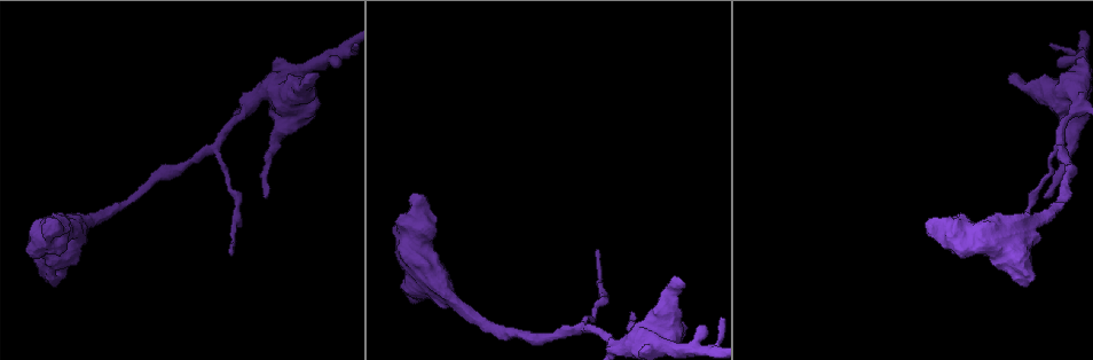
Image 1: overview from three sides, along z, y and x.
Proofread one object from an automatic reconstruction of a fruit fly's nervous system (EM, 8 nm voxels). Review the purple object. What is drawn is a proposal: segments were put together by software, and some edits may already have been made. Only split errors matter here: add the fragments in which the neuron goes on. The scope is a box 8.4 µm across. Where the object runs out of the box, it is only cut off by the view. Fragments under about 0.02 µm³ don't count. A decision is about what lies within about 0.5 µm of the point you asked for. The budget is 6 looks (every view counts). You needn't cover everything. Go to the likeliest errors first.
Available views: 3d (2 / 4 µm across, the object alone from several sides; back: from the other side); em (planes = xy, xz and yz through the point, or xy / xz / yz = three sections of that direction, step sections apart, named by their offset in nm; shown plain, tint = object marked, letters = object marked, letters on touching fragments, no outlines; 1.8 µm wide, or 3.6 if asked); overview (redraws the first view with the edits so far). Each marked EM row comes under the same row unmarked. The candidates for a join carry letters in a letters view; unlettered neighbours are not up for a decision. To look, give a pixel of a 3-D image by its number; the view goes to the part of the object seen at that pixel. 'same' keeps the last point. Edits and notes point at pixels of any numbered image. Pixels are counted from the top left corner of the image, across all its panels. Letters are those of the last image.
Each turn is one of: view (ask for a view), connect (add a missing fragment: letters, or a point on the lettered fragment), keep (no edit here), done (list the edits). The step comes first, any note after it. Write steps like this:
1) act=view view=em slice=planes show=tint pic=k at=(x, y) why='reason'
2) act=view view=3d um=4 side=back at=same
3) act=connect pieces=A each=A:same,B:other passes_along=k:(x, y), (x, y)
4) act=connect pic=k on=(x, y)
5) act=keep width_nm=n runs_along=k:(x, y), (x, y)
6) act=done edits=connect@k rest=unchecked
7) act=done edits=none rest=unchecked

act=view view=3d um=4 pic=1 at=(941, 228) why='calibre changes'

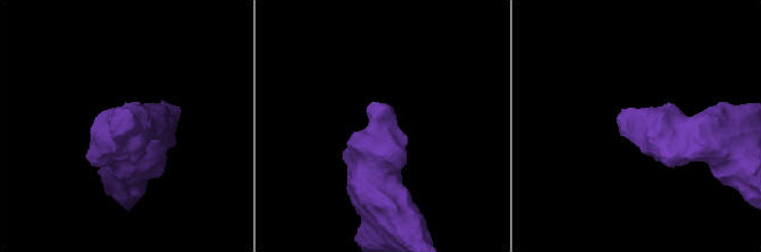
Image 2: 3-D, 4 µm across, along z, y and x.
act=view view=em um=3.6 slice=planes show=letters pic=2 at=(119, 121)

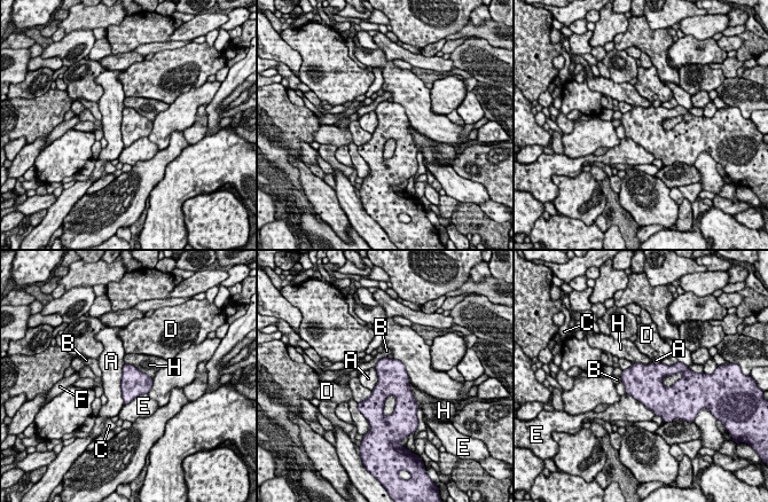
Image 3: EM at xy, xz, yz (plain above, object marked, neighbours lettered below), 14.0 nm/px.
act=keep longest_contact=A:600nm each=A:other,B:other,C:other,D:other,E:other,F:other,H:other found='no lettered fragment goes on from it'

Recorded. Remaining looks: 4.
act=view view=em slice=xz step=4 show=tint pic=1 at=(52, 284) why='thick end'

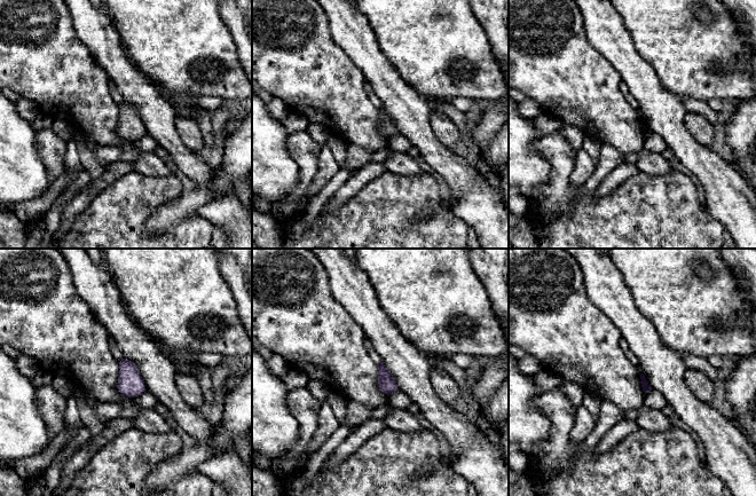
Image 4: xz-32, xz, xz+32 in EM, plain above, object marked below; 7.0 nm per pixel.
act=view view=em slice=planes show=tint at=same

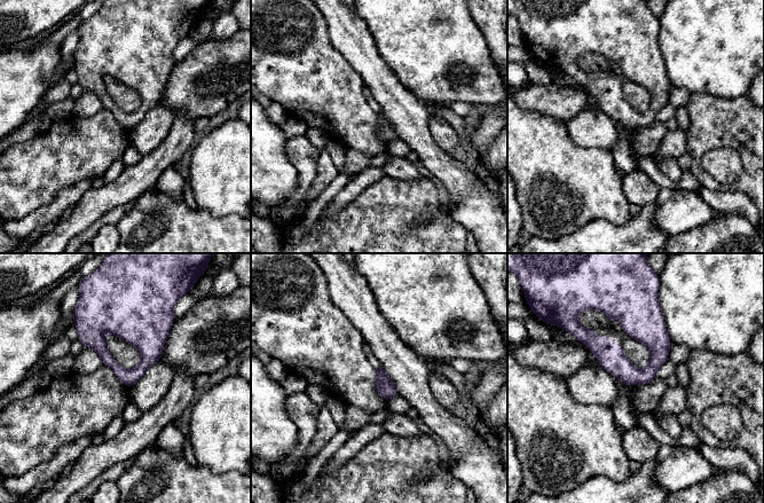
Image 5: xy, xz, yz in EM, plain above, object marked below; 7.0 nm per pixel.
act=view view=em slice=planes show=letters at=same why='see the neighbours'

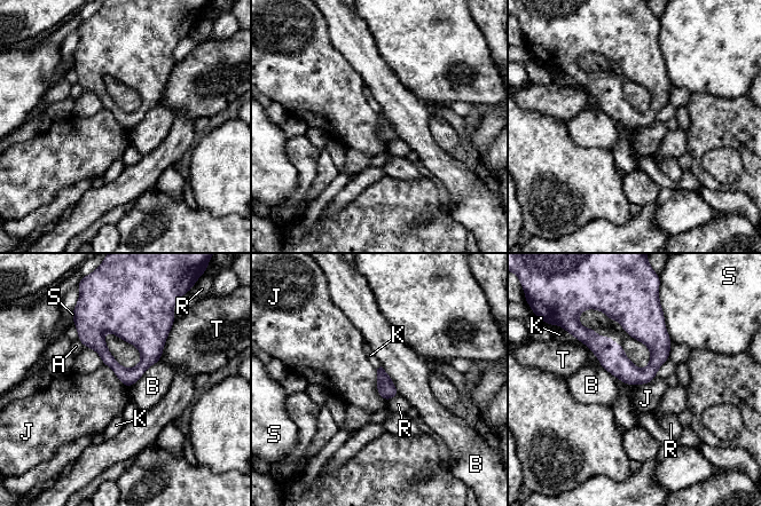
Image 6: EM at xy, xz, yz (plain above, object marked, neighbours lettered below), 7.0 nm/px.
act=keep each=A:other,B:other,J:other,K:other,R:other,S:other,T:other border=6:(376, 369), (376, 390), (386, 401) found='no lettered fragment goes on from it'

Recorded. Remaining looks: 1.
act=view view=em slice=planes show=letters pic=1 at=(1043, 196) why='thin end'

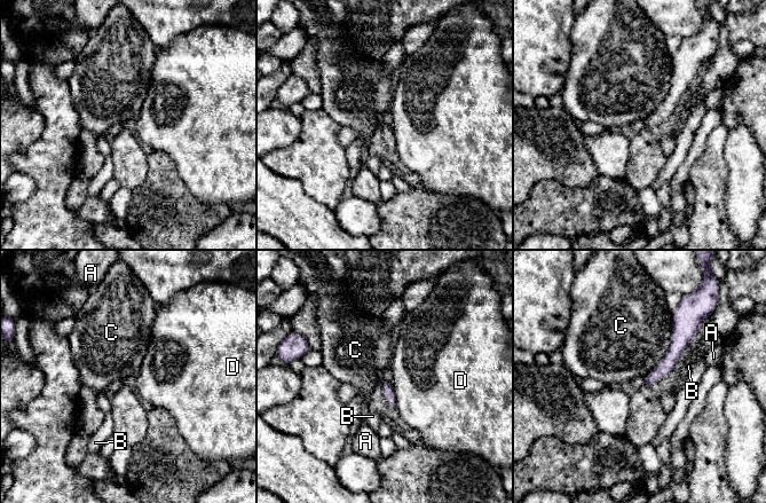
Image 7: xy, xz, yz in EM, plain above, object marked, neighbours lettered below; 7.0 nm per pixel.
act=keep each=A:other,B:other,C:other,D:other border=7:(672, 314), (669, 347), (641, 380) found='none of them fits'

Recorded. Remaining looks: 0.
act=done edits=none rest=unchecked

